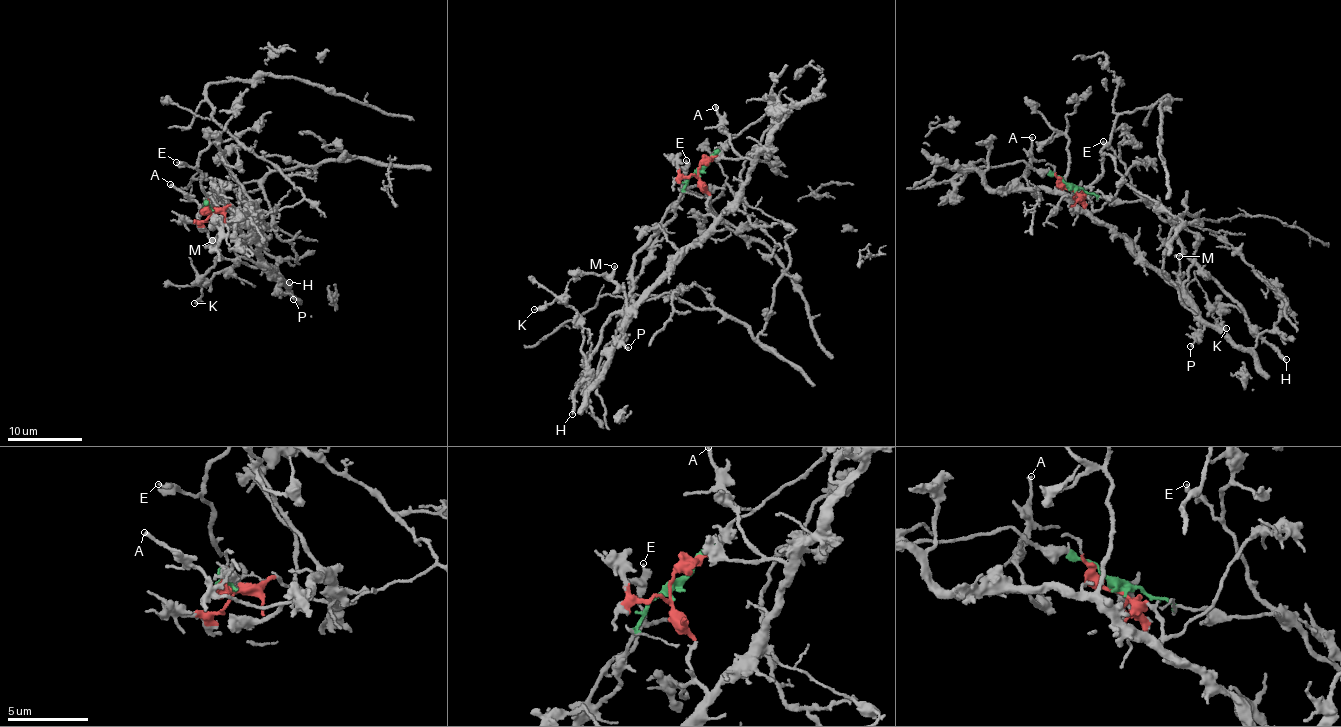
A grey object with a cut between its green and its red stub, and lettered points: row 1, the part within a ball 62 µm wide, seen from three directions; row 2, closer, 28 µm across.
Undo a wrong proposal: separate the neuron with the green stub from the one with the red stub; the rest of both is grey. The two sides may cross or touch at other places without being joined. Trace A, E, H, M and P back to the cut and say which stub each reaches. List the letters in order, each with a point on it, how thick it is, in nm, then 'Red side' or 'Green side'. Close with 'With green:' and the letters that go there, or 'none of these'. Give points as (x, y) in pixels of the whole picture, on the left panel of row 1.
A: Place: (170, 184). Thickness 190 nm. Red side
E: Place: (176, 162). Thickness 240 nm. Green side
H: Place: (289, 282). Thickness 280 nm. Green side
M: Place: (212, 240). Thickness 130 nm. Red side
P: Place: (293, 299). Thickness 140 nm. Red side
With green: E, H

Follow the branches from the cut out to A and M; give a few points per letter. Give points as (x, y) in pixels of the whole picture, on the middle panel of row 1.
A: (700, 171), (699, 184), (709, 196), (711, 214), (717, 217), (743, 187), (751, 160), (731, 146), (716, 107)
M: (700, 171), (699, 184), (709, 198), (713, 224), (684, 251), (670, 273), (630, 306), (613, 283), (614, 266)

